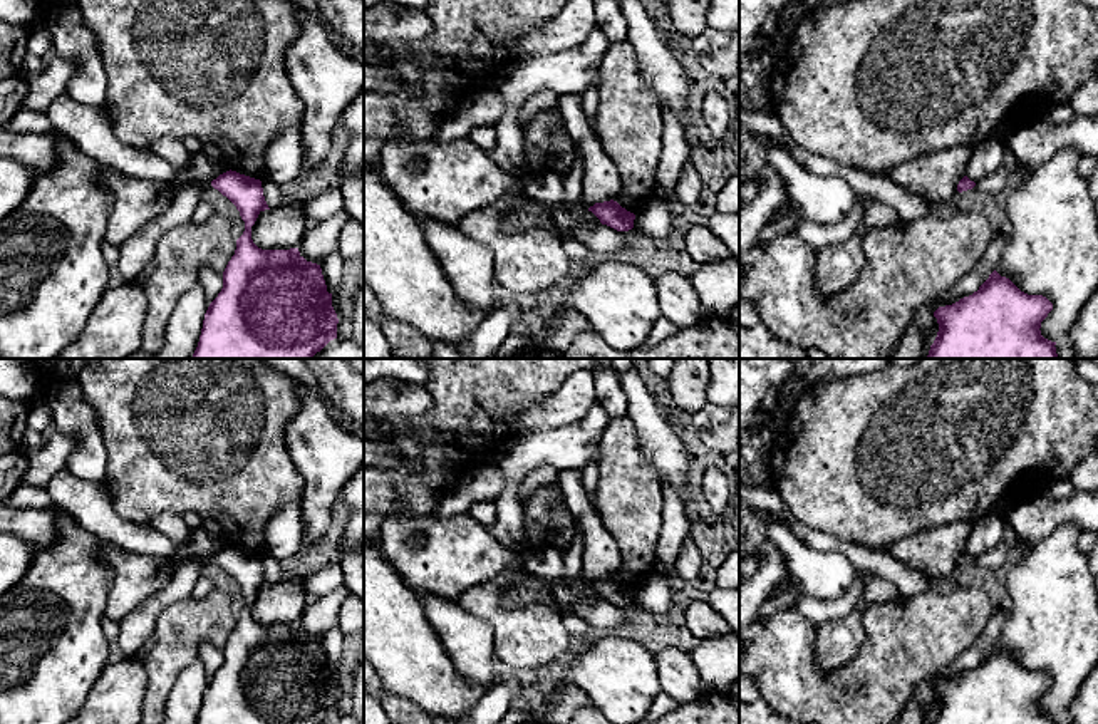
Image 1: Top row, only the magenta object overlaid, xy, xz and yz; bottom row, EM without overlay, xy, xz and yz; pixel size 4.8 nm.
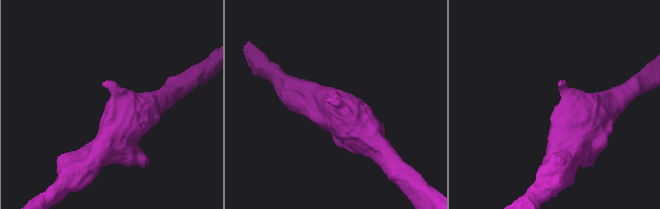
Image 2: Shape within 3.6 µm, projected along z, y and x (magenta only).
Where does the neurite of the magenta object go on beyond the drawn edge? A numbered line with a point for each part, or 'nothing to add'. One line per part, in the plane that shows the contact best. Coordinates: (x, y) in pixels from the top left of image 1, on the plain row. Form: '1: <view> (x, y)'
nothing to add

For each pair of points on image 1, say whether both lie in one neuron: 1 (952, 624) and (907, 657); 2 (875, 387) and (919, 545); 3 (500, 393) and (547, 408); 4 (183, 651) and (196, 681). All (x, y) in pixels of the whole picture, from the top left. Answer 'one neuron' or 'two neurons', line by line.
1: one neuron
2: two neurons
3: two neurons
4: two neurons

